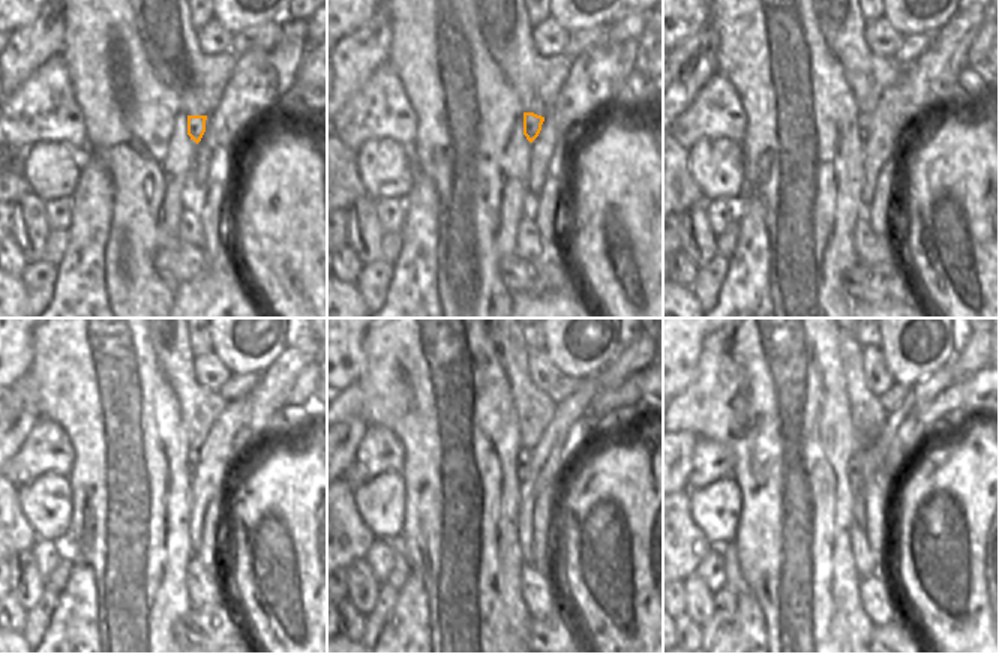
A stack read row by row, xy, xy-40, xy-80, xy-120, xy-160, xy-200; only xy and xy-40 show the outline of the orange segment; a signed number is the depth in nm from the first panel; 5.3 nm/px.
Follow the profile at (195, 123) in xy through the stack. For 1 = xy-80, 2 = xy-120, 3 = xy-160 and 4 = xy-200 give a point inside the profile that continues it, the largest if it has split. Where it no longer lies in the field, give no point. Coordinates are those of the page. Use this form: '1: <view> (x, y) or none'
1: xy-80 (864, 120)
2: xy-120 (192, 455)
3: xy-160 (525, 455)
4: xy-200 (855, 462)

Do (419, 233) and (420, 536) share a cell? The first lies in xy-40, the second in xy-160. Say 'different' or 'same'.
different

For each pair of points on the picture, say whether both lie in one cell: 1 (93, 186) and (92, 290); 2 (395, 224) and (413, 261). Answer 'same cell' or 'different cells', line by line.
1: same cell
2: different cells

